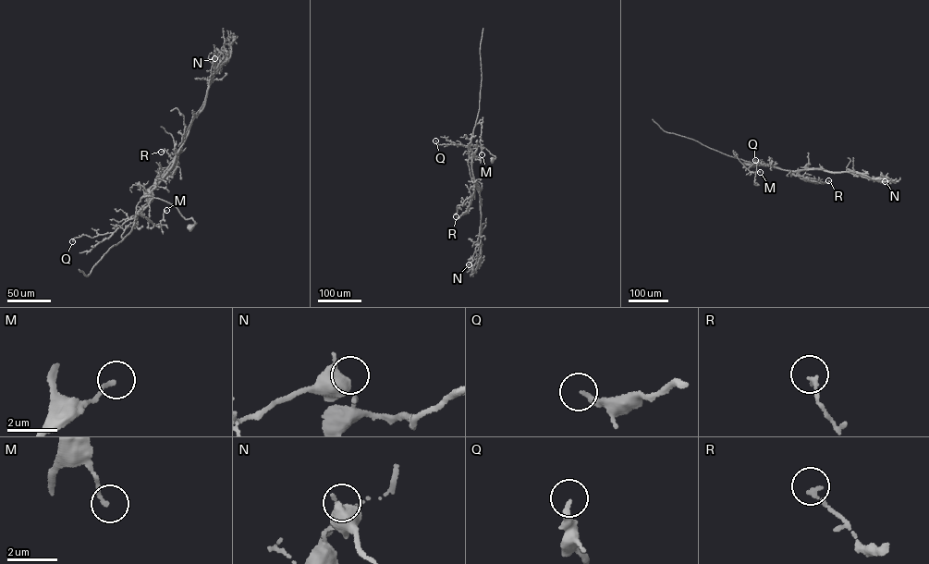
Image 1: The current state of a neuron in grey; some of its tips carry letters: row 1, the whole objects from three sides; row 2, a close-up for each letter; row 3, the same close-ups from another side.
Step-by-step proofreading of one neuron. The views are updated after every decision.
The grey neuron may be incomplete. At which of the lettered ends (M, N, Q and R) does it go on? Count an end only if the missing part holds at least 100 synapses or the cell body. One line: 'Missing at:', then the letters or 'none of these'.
Missing at: none of these

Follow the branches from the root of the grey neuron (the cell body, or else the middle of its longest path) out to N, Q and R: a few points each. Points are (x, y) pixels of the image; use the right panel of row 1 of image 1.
N: (756, 183), (758, 162), (790, 171), (847, 172), (885, 181)
Q: (756, 183), (758, 162), (754, 165), (759, 162), (755, 160)
R: (756, 183), (758, 162), (795, 171), (812, 181), (825, 183), (828, 180)

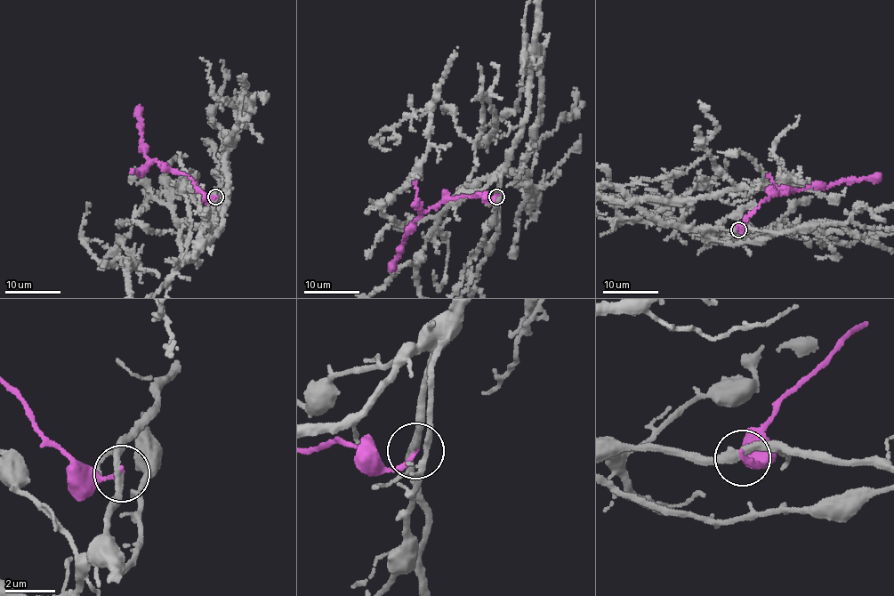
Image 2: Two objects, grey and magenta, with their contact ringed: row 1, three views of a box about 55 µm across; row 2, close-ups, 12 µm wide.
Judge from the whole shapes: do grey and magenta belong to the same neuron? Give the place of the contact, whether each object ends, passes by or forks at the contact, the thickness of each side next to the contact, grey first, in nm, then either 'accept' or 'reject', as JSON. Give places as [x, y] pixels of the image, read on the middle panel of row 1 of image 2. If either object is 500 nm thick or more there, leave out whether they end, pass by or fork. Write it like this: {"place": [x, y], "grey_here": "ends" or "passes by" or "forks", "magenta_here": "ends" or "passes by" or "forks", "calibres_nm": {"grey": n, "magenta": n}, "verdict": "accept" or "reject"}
{"place": [496, 197], "grey_here": "passes by", "magenta_here": "ends", "calibres_nm": {"grey": 320, "magenta": 200}, "verdict": "reject"}

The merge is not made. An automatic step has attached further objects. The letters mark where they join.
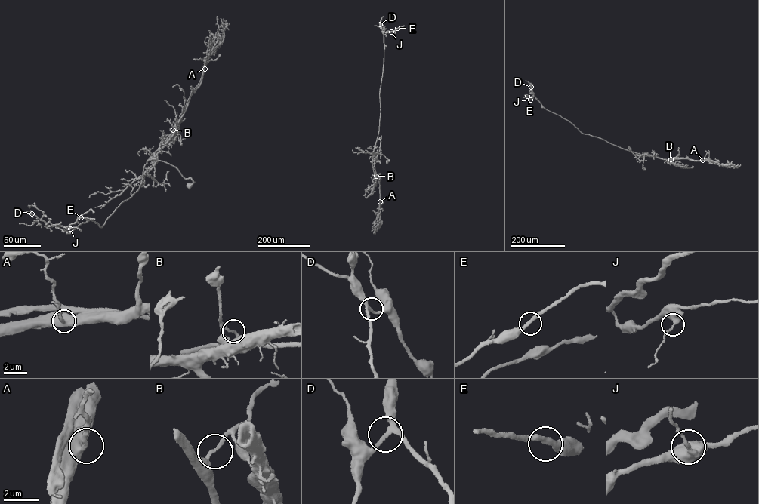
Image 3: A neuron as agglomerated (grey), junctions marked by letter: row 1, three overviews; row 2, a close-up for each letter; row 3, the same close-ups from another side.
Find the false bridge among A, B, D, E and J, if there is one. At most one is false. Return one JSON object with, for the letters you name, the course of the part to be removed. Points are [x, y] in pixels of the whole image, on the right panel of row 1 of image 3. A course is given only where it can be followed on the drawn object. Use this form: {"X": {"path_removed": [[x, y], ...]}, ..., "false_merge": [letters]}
{"false_merge": []}

